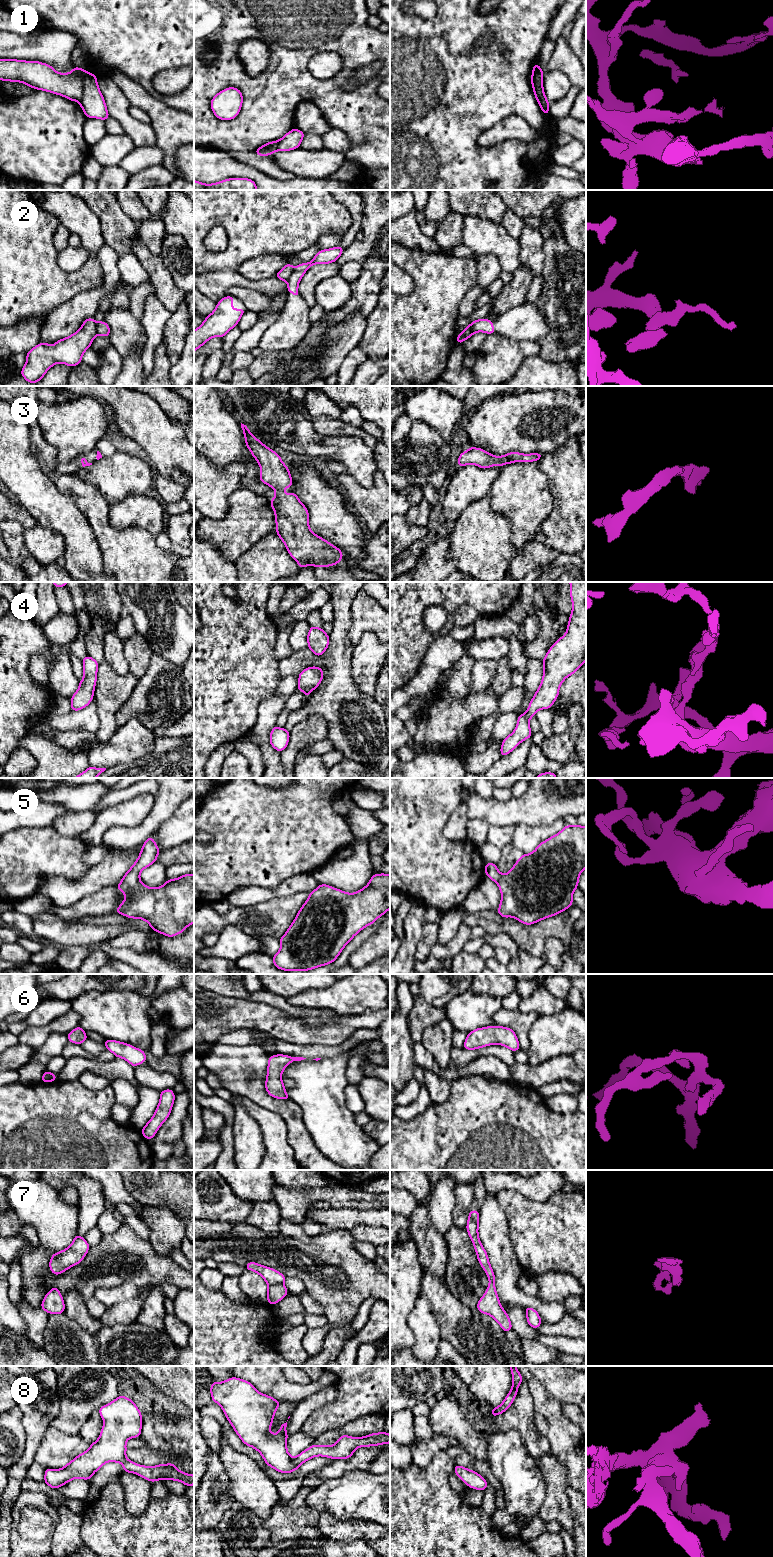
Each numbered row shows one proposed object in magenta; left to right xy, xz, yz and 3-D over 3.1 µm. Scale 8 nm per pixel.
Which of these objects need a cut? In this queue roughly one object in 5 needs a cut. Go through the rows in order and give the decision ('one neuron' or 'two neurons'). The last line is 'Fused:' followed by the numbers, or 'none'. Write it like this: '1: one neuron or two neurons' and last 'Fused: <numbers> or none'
1: two neurons
2: two neurons
3: one neuron
4: one neuron
5: one neuron
6: one neuron
7: one neuron
8: one neuron
Fused: 1, 2

